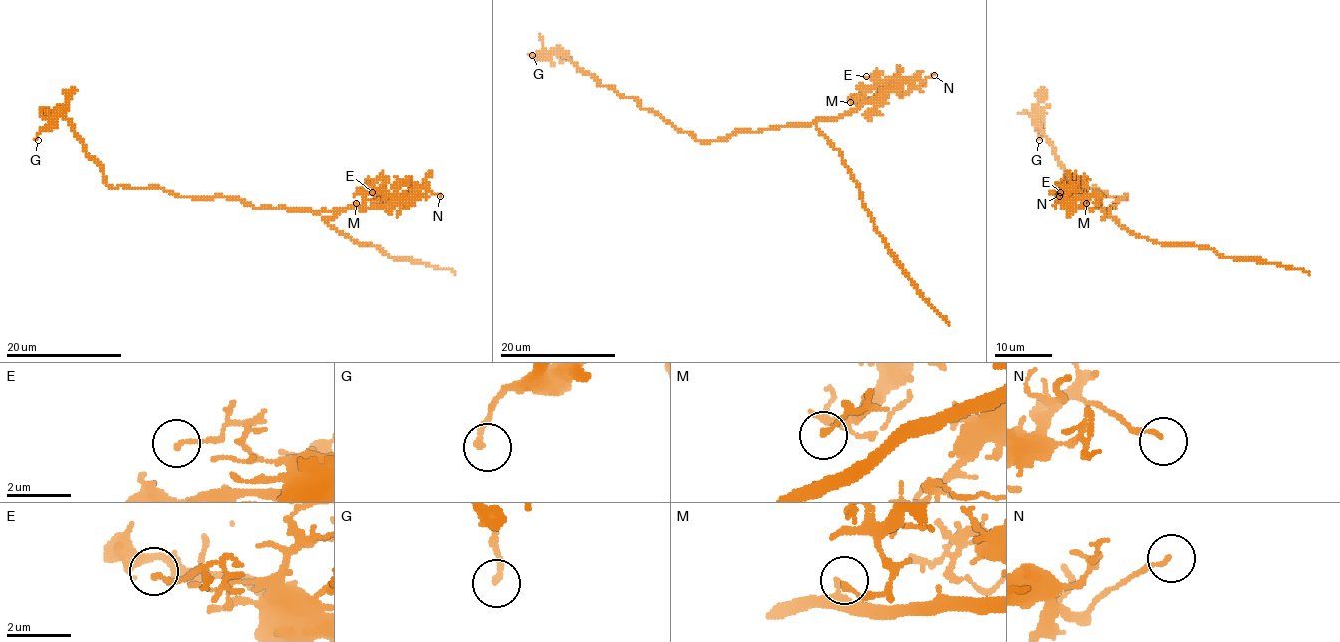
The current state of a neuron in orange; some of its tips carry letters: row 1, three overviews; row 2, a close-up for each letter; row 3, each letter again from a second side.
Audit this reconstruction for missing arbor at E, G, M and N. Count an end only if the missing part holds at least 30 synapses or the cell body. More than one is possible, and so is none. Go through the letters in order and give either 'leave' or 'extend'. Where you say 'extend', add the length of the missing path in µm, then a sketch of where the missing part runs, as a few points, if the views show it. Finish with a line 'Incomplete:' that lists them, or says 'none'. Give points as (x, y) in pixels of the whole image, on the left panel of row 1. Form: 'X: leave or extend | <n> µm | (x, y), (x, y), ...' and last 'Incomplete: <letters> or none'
E: leave
G: leave
M: leave
N: leave
Incomplete: none

